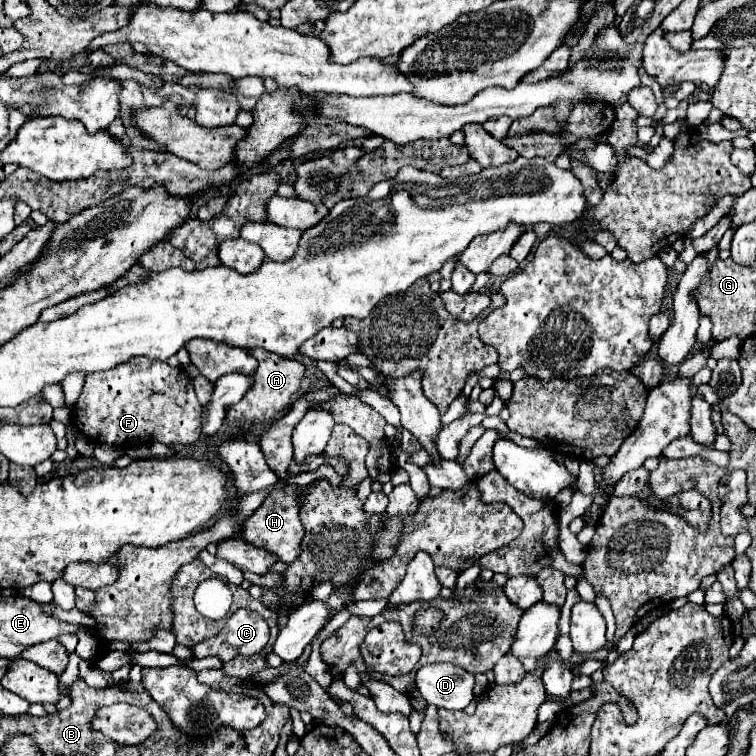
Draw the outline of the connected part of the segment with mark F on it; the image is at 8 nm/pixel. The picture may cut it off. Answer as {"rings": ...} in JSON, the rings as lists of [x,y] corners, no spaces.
{"rings":[[[136,357],[136,361],[128,361],[128,365],[118,365],[116,369],[86,375],[82,393],[74,405],[74,425],[94,443],[108,443],[118,447],[142,447],[152,443],[190,445],[202,435],[202,409],[192,381],[182,367],[170,367],[164,361]]]}

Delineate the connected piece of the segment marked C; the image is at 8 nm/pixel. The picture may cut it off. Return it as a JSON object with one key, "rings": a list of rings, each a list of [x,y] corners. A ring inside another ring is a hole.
{"rings":[[[238,609],[232,613],[224,629],[198,645],[192,647],[192,653],[202,657],[218,657],[222,663],[238,655],[252,656],[259,653],[268,643],[270,628],[256,611]]]}

